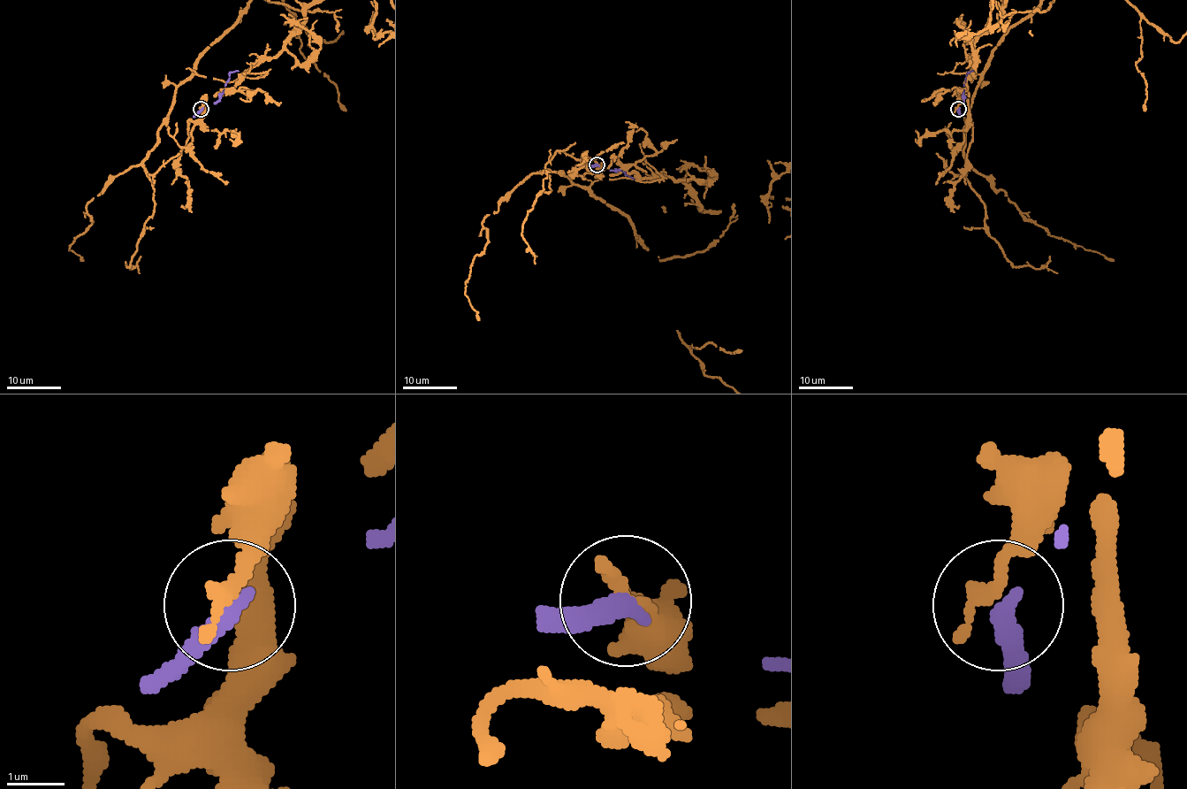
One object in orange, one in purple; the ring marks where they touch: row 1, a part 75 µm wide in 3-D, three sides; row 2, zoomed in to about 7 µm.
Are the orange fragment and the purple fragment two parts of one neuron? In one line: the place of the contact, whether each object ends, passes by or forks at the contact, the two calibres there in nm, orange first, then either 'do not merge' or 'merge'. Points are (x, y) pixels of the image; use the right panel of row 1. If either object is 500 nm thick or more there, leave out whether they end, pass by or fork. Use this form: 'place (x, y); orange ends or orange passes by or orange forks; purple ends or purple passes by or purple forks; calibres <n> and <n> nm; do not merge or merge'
place (958, 109); orange passes by; purple ends; calibres 200 and 380 nm; do not merge

